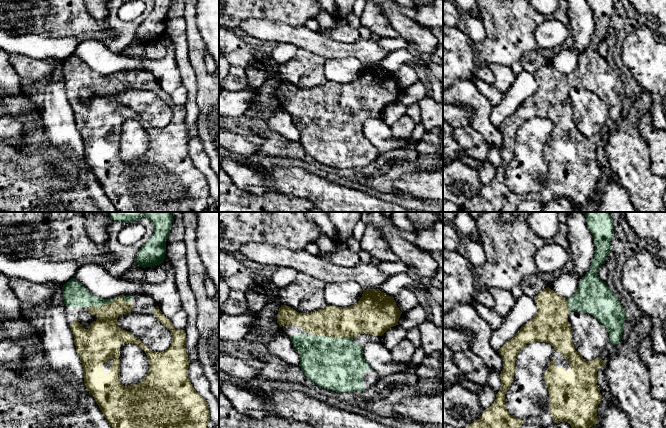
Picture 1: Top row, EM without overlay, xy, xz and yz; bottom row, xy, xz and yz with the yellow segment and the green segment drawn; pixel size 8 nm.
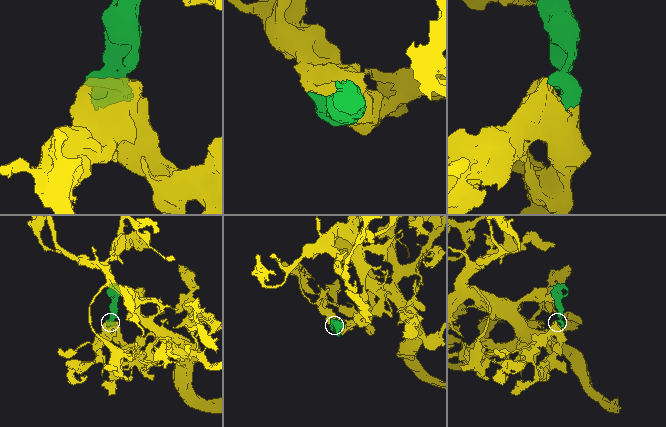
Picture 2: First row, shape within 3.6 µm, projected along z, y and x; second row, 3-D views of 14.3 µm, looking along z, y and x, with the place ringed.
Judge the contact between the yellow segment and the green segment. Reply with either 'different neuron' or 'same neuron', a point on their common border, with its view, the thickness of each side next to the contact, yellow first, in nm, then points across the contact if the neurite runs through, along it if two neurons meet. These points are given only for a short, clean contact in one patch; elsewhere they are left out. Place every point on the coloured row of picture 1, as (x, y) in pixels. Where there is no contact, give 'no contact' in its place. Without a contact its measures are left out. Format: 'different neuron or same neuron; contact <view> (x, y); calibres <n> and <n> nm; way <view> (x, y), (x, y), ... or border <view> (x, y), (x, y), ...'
same neuron; contact xz (333, 336); calibres 260 and 440 nm

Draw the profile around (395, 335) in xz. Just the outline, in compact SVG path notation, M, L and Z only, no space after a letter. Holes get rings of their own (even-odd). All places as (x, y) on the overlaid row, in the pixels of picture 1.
M396 325L389 328L382 336L381 343L388 349L393 350L403 340L407 338L407 330L403 327Z

